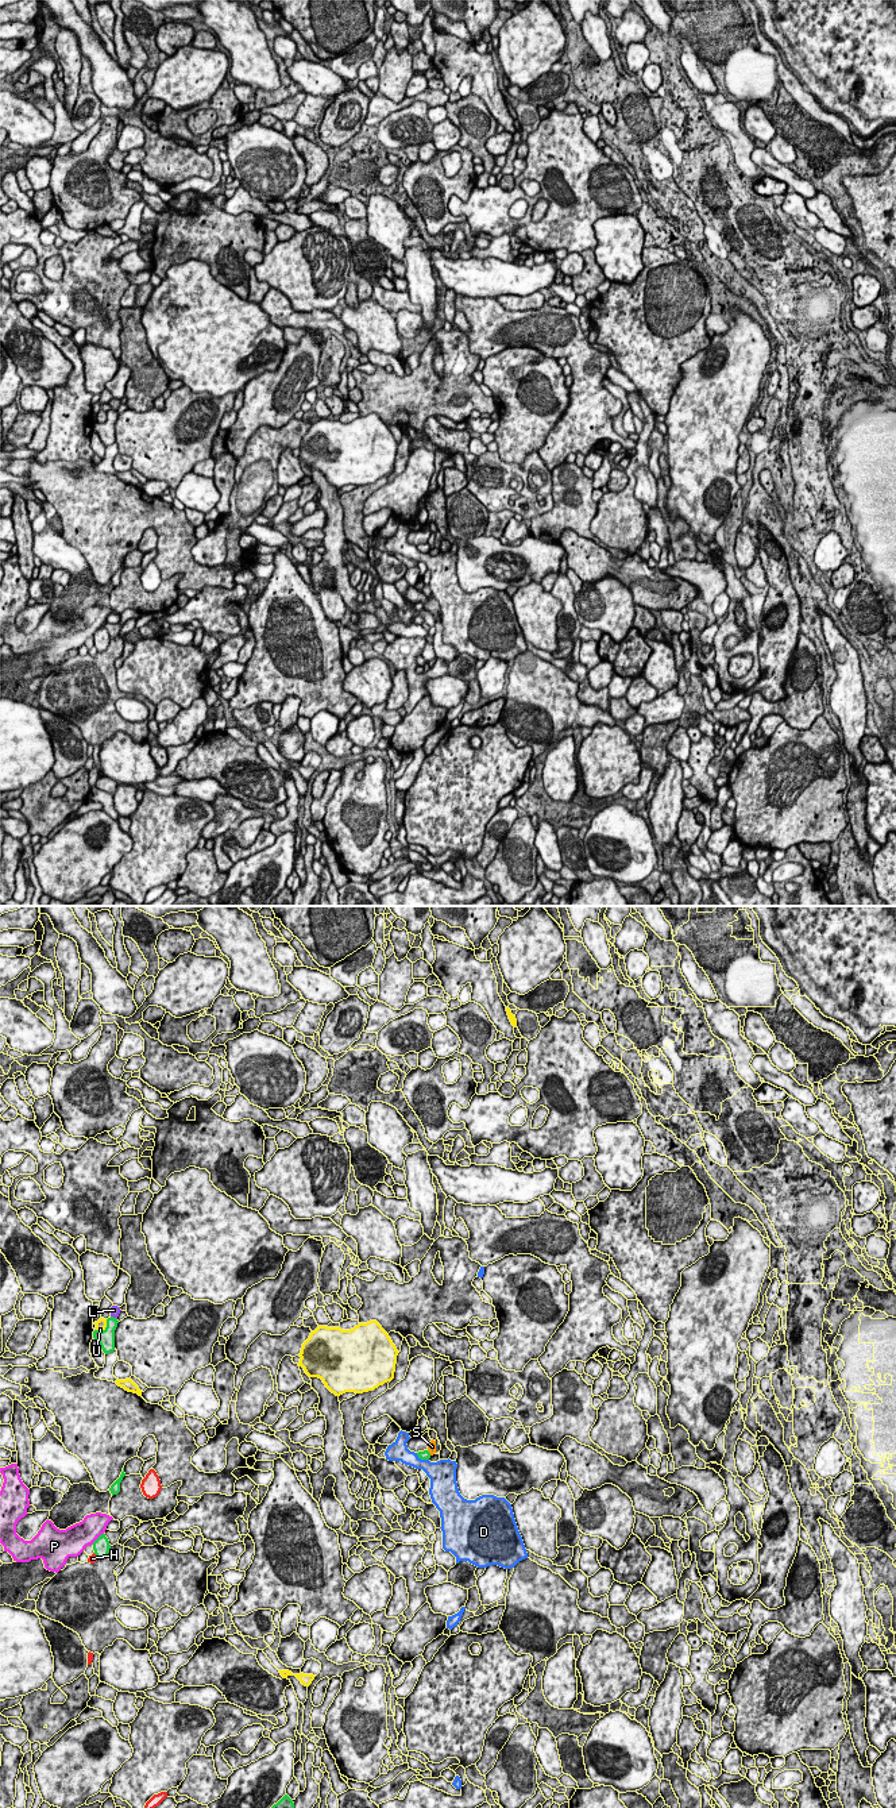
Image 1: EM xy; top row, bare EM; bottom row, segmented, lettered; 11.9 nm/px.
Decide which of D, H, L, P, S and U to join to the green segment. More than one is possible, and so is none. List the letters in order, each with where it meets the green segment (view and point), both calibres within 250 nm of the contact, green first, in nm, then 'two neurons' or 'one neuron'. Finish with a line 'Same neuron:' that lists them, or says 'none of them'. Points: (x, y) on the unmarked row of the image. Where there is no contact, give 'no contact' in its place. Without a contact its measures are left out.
D: contact xy (423, 551); calibres 120 and 260 nm; two neurons
H: contact xy (96, 648); calibres 200 and 100 nm; two neurons
L: contact xy (112, 409); calibres 190 and 120 nm; two neurons
P: contact xy (97, 631); calibres 200 and 320 nm; two neurons
S: contact xy (429, 546); calibres 120 and 100 nm; two neurons
U: contact xy (105, 420); calibres 200 and 130 nm; two neurons
Same neuron: none of them

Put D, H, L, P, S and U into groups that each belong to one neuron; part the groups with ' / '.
D / H / L / P / S / U

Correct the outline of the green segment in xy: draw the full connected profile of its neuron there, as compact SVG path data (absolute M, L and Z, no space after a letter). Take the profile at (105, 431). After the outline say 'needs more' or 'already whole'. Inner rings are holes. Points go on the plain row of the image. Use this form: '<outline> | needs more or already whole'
M111 409L107 412L107 420L103 424L93 424L93 431L99 433L105 447L115 443L115 423L117 420L117 416L117 410Z | already whole

